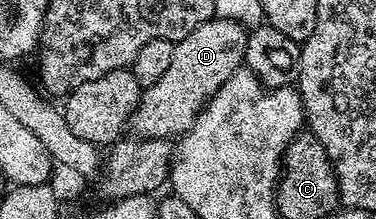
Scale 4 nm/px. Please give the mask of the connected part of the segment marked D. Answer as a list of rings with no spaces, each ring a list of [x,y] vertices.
[[[216,16],[176,42],[168,70],[140,95],[138,107],[129,123],[136,133],[134,135],[169,140],[185,134],[208,99],[233,72],[242,67],[247,36],[246,27],[239,22]]]

